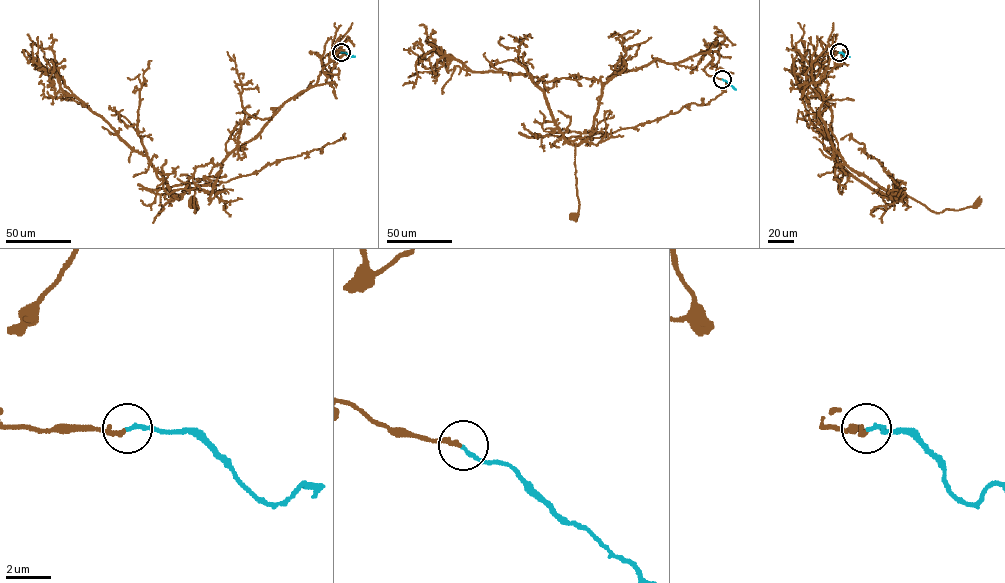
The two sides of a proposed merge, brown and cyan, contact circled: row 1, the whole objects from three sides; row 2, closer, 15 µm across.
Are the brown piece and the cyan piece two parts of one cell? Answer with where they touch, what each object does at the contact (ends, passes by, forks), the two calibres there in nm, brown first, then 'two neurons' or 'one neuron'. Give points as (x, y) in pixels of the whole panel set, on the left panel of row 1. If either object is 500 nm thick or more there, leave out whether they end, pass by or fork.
at (341, 52); brown ends there; cyan ends there; 220 nm thick on the brown side, 180 nm on the other; one neuron

